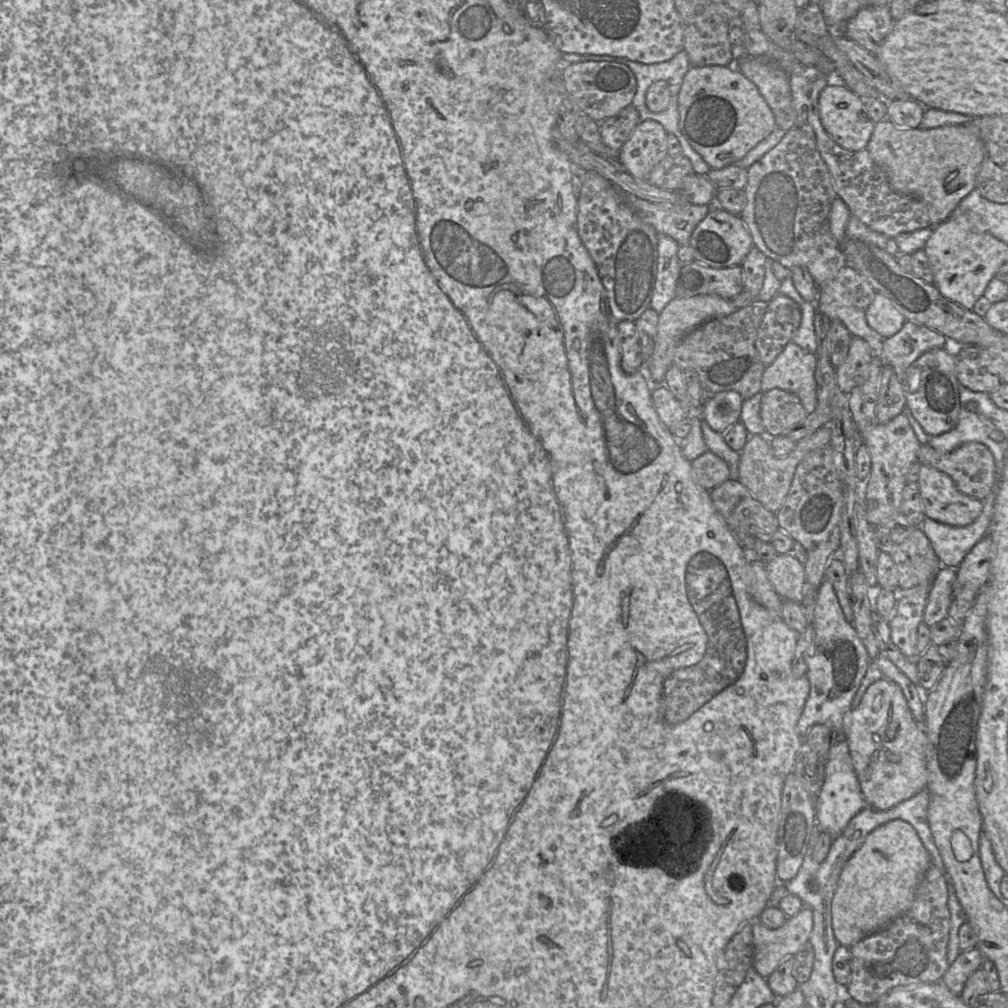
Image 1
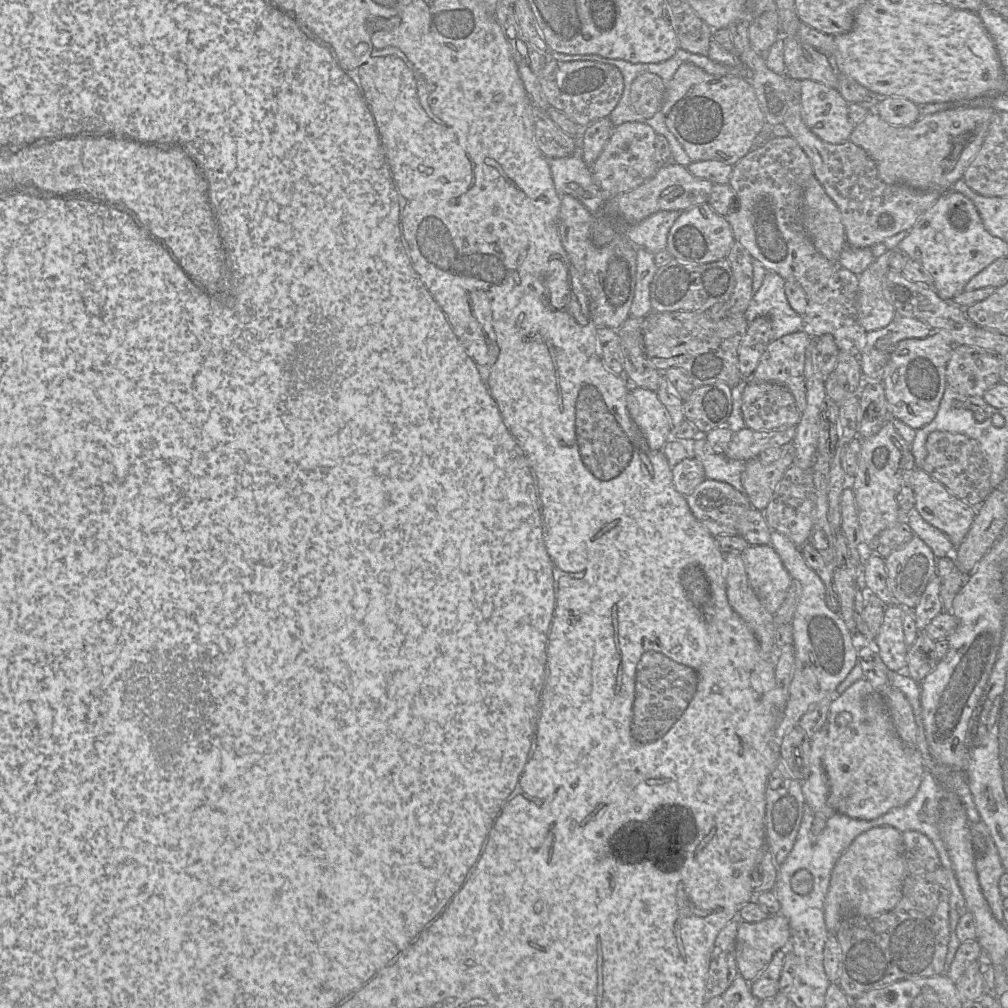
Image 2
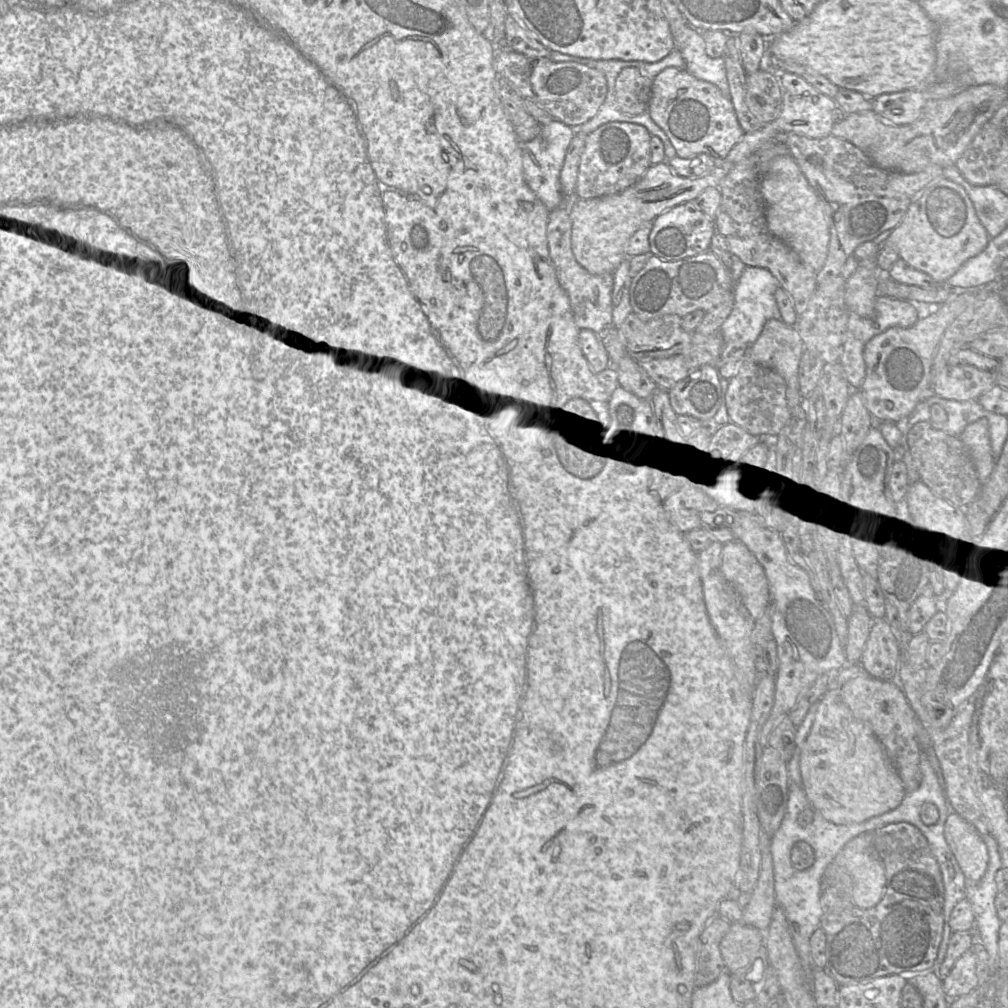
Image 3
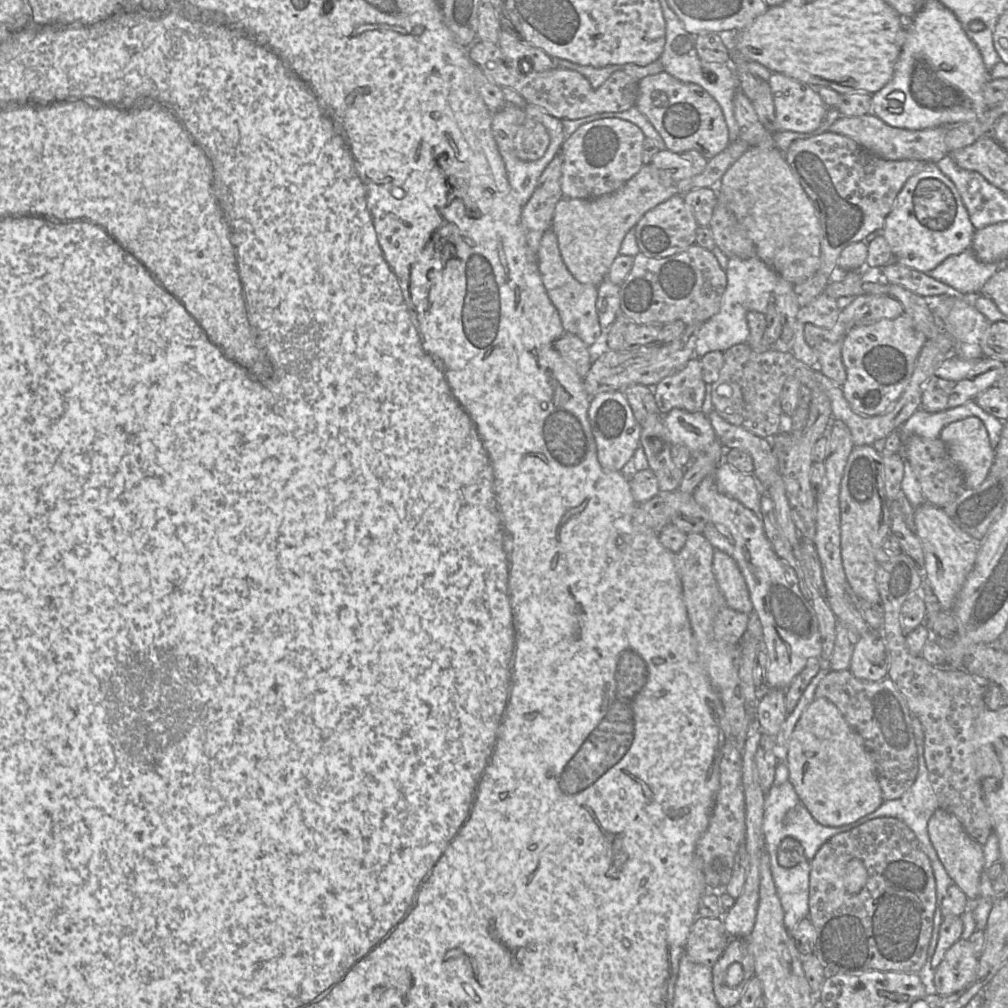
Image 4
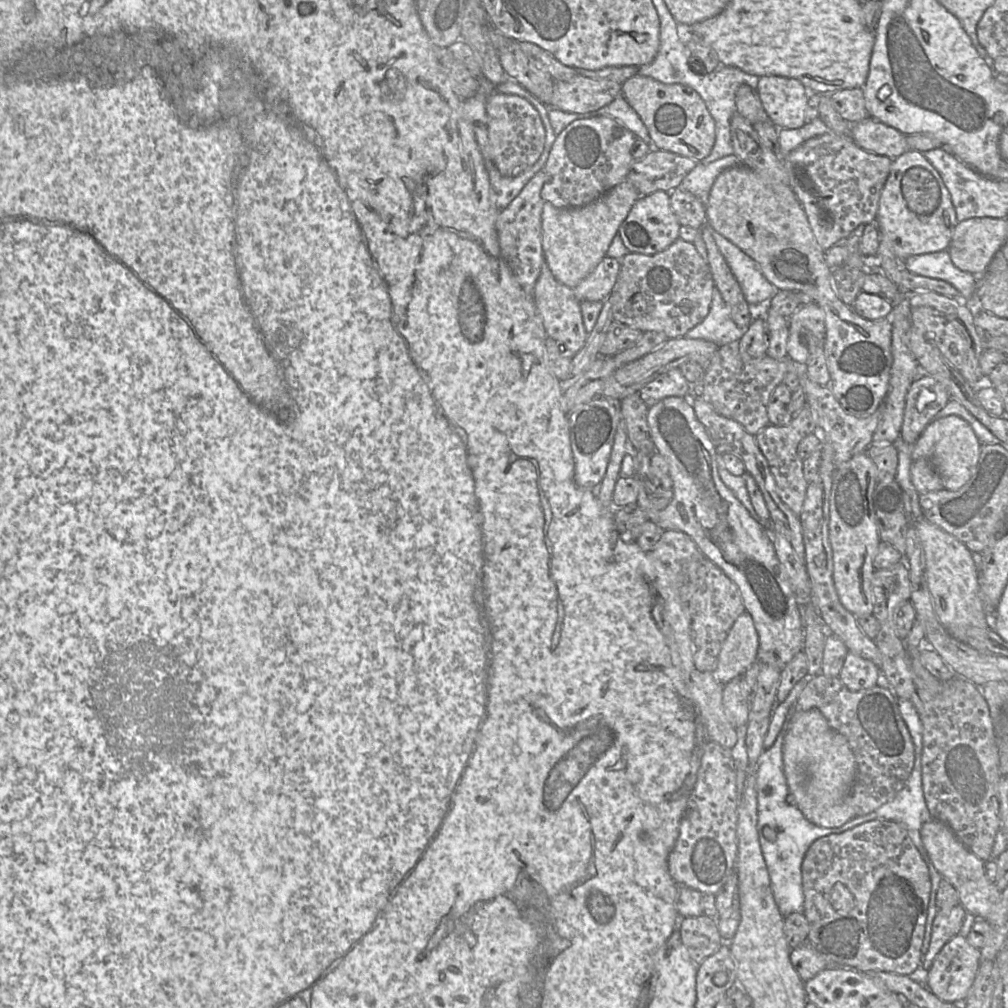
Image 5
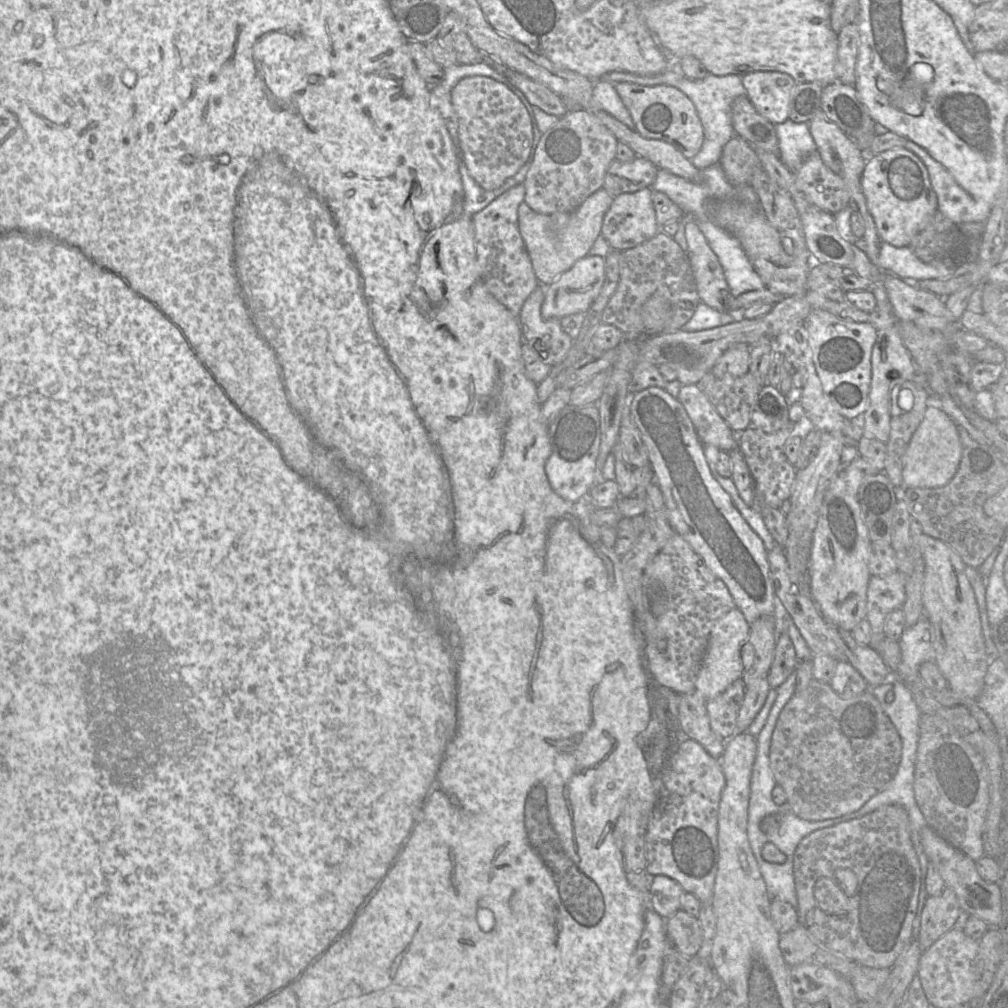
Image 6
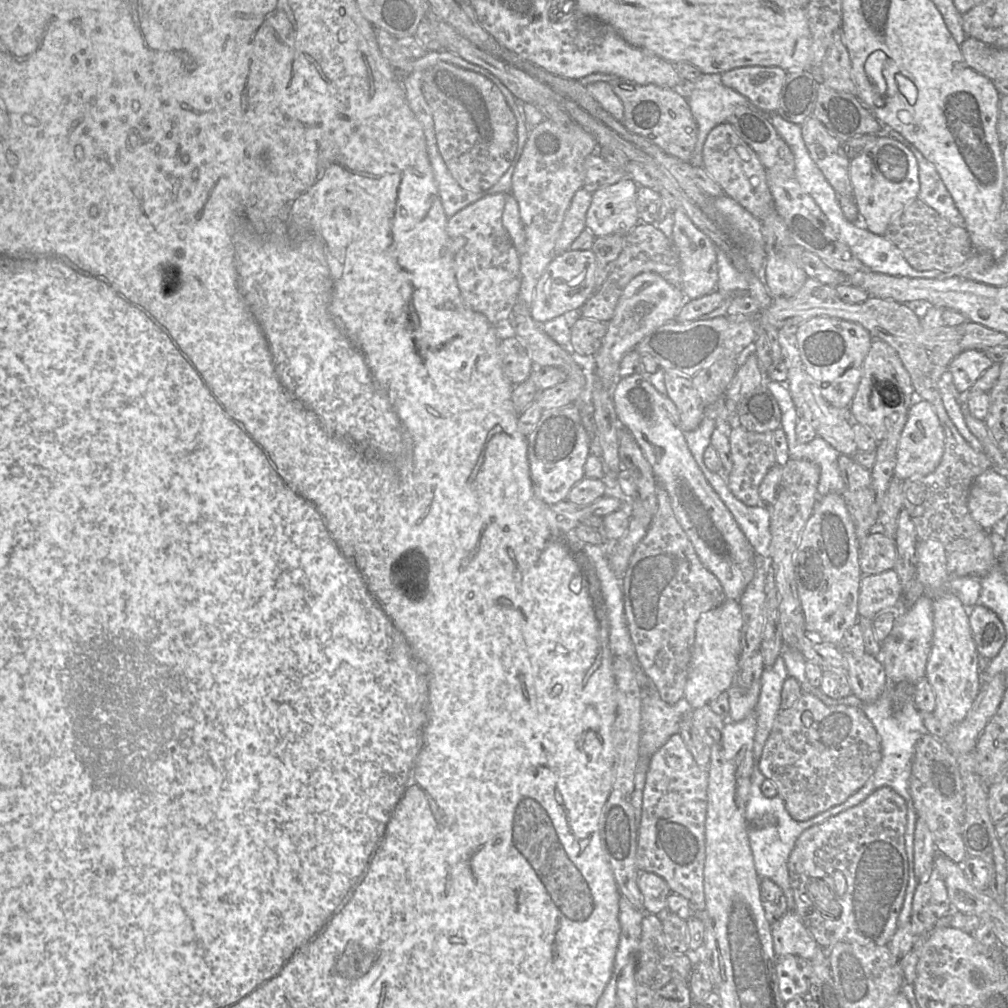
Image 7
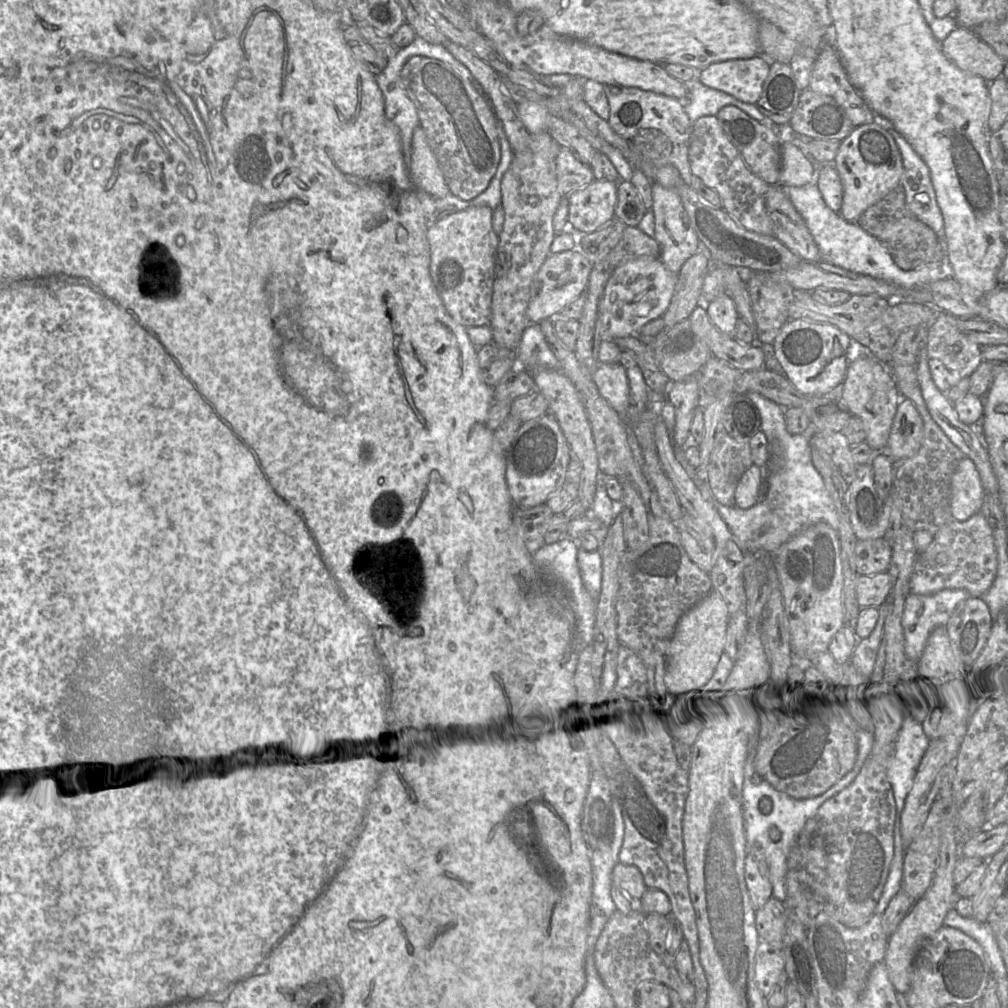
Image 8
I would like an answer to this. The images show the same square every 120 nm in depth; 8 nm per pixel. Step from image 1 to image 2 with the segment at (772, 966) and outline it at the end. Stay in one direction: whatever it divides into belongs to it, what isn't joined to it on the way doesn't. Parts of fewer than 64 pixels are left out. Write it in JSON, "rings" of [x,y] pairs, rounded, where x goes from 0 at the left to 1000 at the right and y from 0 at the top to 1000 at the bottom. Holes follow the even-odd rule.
{"rings":[[[775,907],[752,915],[735,914],[730,930],[730,953],[733,966],[746,974],[762,958],[772,943],[783,942],[785,925]]]}

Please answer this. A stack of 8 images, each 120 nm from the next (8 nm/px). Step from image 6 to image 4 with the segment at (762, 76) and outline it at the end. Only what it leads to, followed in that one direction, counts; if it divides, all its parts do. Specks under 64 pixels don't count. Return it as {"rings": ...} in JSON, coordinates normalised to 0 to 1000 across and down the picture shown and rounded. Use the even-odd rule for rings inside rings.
{"rings":[[[766,72],[762,81],[769,104],[771,130],[805,132],[813,126],[822,107],[809,87],[775,72]]]}

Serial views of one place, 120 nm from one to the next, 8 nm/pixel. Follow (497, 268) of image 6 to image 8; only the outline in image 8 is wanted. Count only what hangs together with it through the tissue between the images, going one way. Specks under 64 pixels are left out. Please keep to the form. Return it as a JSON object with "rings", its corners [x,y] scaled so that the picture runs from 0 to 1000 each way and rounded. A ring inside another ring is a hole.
{"rings":[[[469,204],[428,221],[424,237],[427,244],[427,274],[444,312],[461,324],[484,322],[487,314],[491,252],[495,242],[488,218],[490,208],[484,204]]]}

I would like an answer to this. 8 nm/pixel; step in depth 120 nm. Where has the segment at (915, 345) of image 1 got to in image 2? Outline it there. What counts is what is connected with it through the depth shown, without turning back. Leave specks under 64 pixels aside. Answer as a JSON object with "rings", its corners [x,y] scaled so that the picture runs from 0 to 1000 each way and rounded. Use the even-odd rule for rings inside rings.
{"rings":[[[889,309],[881,323],[860,329],[858,343],[851,353],[855,379],[859,377],[861,380],[874,380],[878,364],[888,343],[898,336],[919,335],[925,328],[917,319]]]}

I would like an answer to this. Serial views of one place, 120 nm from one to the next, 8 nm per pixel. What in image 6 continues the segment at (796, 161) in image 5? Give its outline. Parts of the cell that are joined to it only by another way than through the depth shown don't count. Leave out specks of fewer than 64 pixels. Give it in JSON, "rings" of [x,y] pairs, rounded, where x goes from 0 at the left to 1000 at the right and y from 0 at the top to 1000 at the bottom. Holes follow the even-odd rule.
{"rings":[[[808,150],[788,172],[791,186],[811,206],[829,212],[841,204],[842,190],[836,178],[825,171]]]}

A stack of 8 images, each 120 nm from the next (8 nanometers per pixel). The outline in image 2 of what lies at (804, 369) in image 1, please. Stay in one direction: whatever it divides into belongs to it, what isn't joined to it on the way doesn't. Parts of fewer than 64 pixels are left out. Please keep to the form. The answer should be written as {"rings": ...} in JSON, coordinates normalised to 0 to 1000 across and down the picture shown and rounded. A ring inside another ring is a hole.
{"rings":[[[797,327],[766,338],[745,373],[748,379],[768,379],[782,385],[794,410],[800,405],[798,362],[803,341],[804,333]]]}

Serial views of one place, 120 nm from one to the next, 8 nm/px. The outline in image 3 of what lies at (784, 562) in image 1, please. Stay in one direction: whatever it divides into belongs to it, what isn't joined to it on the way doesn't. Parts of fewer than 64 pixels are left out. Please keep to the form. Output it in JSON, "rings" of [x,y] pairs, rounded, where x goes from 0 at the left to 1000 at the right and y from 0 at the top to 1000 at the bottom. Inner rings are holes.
{"rings":[[[734,537],[717,540],[715,567],[733,589],[749,615],[764,602],[763,579],[758,564],[748,550]]]}

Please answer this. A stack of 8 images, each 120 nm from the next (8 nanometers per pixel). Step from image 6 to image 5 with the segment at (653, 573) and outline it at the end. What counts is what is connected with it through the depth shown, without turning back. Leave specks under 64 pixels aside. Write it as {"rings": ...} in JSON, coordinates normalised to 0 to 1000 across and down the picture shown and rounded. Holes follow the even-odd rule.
{"rings":[[[690,550],[677,559],[676,566],[670,572],[670,577],[668,577],[668,587],[658,594],[661,600],[660,604],[656,604],[657,619],[652,618],[652,621],[666,645],[668,659],[676,665],[678,676],[680,668],[685,668],[688,664],[692,666],[708,665],[712,656],[712,650],[723,625],[730,614],[740,607],[735,588],[730,579],[709,560],[699,554],[697,550]]]}

